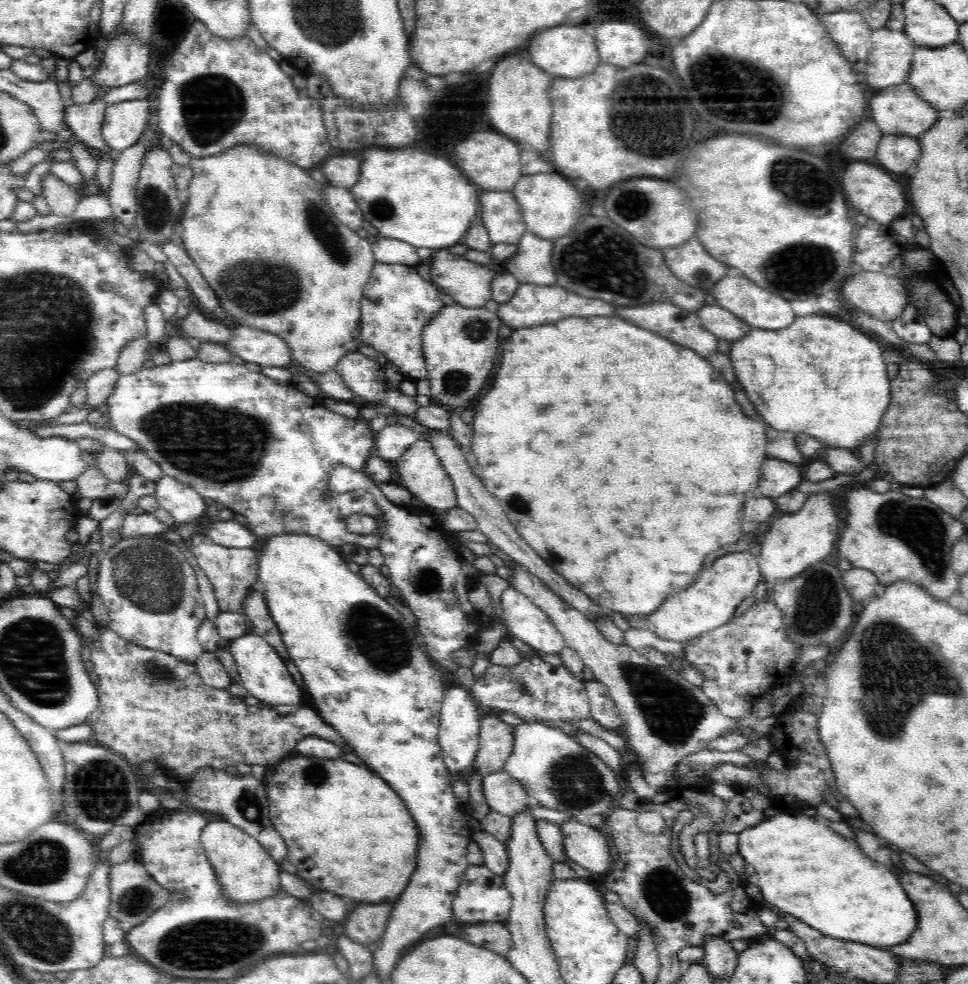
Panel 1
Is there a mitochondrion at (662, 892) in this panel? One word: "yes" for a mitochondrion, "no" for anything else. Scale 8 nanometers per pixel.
yes

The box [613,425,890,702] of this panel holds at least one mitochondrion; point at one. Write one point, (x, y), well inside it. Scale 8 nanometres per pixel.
(818, 609)

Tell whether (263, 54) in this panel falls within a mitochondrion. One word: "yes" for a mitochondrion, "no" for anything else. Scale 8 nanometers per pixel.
no

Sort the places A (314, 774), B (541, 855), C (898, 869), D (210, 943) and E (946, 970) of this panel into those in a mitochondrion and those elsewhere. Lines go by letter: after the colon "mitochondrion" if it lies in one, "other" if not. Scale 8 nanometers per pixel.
A: mitochondrion
B: other
C: other
D: mitochondrion
E: other

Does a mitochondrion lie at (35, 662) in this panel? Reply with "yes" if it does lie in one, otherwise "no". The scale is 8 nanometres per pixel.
yes

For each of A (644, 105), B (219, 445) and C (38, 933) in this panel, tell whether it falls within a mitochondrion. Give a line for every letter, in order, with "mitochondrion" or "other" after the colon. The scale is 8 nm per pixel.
A: mitochondrion
B: mitochondrion
C: mitochondrion

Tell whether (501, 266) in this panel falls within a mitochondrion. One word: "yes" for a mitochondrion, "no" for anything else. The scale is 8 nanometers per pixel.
no

